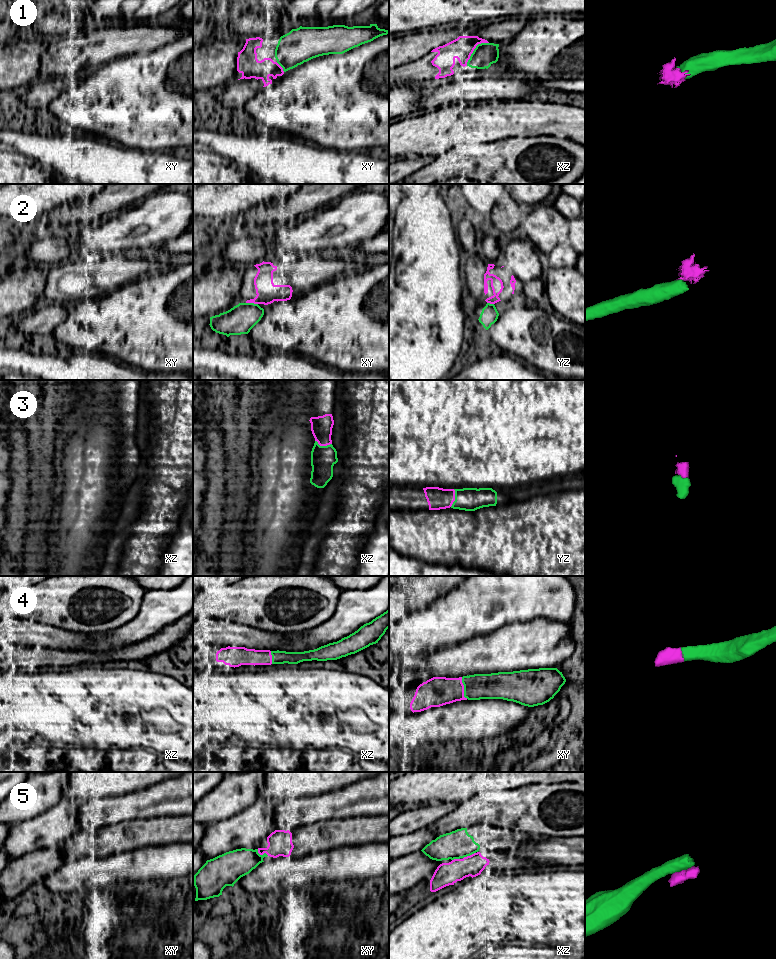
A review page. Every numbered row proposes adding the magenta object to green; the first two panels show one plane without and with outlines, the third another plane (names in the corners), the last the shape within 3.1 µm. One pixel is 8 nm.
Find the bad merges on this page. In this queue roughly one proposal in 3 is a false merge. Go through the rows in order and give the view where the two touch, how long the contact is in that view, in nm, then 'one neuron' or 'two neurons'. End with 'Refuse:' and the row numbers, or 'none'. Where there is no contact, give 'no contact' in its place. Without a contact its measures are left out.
1: xz | 260 nm | one neuron
2: xy | 100 nm | two neurons
3: xz | 140 nm | one neuron
4: xy | 180 nm | one neuron
5: xy | 110 nm | two neurons
Refuse: 2, 5

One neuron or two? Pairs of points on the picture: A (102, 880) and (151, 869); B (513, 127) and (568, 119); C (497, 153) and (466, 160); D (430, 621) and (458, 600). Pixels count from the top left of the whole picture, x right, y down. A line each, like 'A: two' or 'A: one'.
A: one
B: one
C: one
D: one

